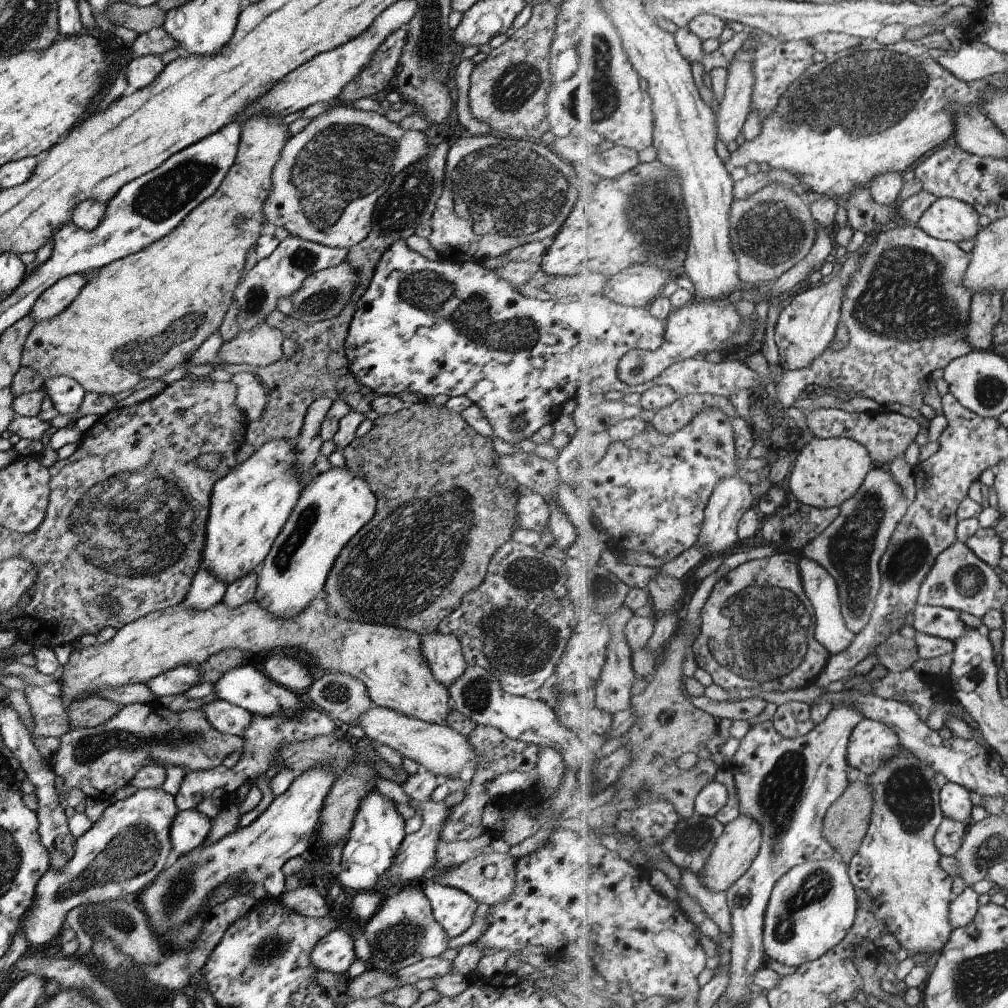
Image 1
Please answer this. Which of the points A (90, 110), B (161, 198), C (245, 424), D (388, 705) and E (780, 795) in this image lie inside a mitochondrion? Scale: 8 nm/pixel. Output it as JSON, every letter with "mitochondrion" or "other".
{"A":"other","B":"mitochondrion","C":"other","D":"other","E":"mitochondrion"}

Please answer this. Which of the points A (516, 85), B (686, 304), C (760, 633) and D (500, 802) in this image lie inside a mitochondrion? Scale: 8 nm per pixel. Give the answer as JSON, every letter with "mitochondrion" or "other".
{"A":"mitochondrion","B":"other","C":"mitochondrion","D":"other"}

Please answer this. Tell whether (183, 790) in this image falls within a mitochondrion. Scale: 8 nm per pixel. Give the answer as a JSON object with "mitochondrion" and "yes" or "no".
{"mitochondrion":"no"}

